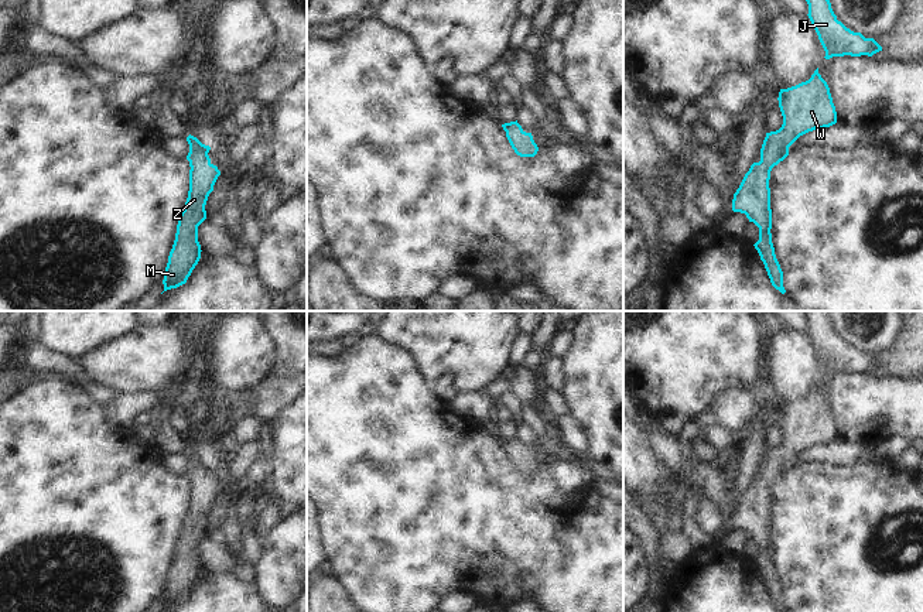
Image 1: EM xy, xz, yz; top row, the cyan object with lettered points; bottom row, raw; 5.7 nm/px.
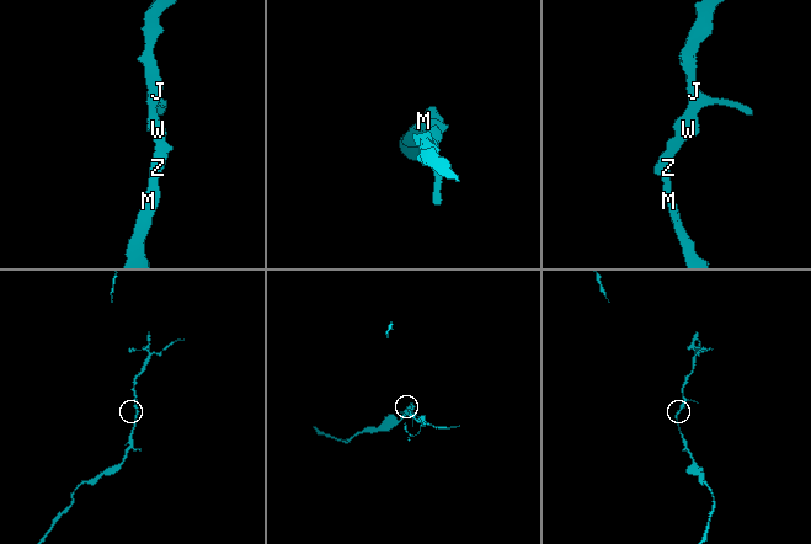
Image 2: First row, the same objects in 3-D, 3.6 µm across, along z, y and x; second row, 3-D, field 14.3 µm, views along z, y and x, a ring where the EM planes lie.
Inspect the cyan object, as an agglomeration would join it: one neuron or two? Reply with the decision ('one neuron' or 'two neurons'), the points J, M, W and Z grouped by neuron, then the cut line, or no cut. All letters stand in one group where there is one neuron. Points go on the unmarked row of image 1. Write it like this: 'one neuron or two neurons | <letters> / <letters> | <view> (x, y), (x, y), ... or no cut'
one neuron | J M W Z | no cut

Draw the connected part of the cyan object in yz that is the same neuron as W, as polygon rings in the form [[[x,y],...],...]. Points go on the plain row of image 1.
[[[818,390],[796,403],[780,406],[779,424],[783,441],[766,449],[760,465],[760,478],[753,479],[734,510],[732,527],[745,530],[759,544],[759,557],[753,561],[765,581],[772,602],[782,611],[783,588],[772,560],[770,488],[789,472],[789,464],[803,451],[837,440],[837,428],[830,404]]]

